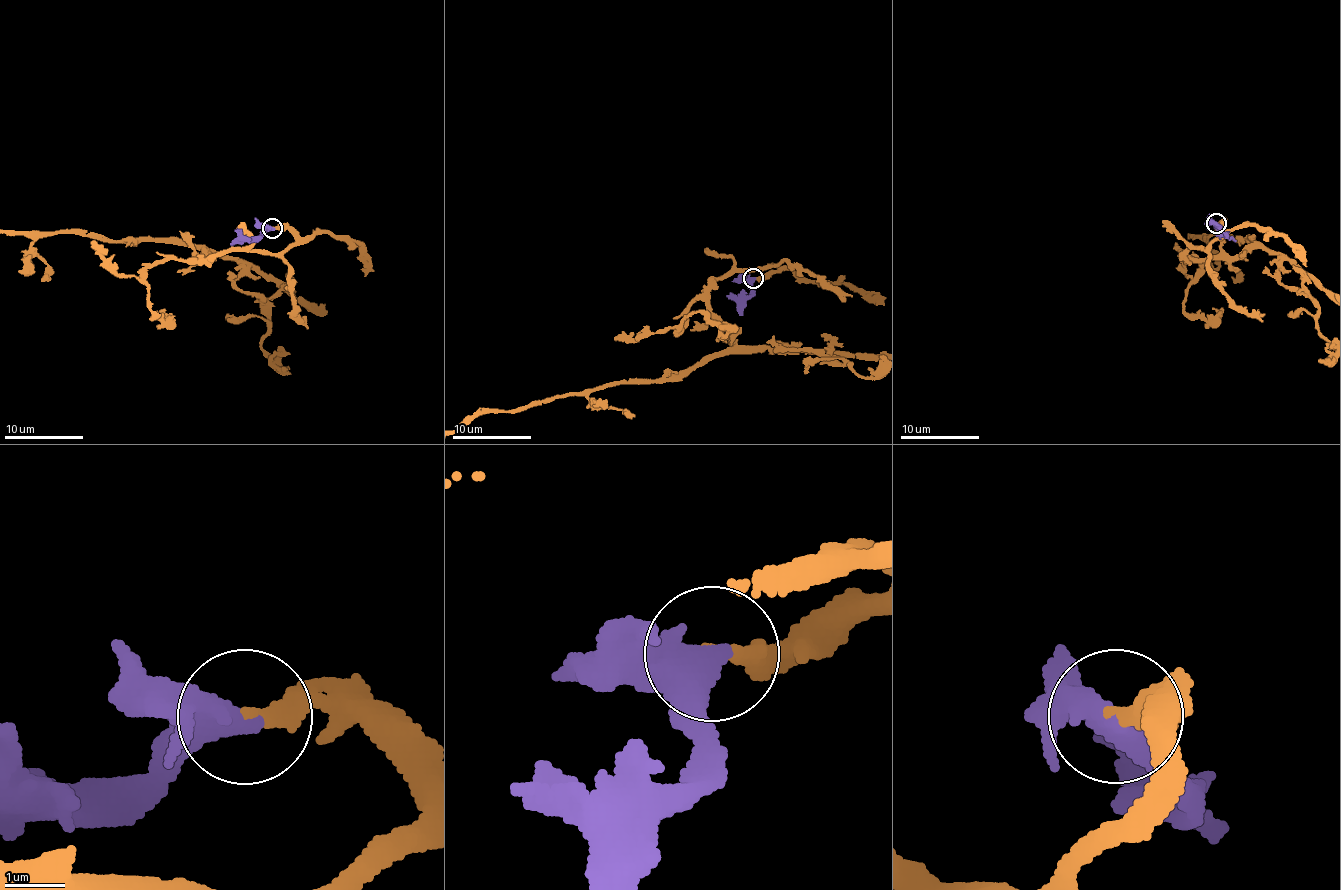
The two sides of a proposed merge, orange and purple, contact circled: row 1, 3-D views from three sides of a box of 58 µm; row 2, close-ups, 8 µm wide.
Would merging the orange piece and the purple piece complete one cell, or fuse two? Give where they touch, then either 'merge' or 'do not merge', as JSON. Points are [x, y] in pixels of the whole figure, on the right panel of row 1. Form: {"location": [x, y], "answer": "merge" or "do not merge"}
{"location": [1216, 223], "answer": "merge"}

